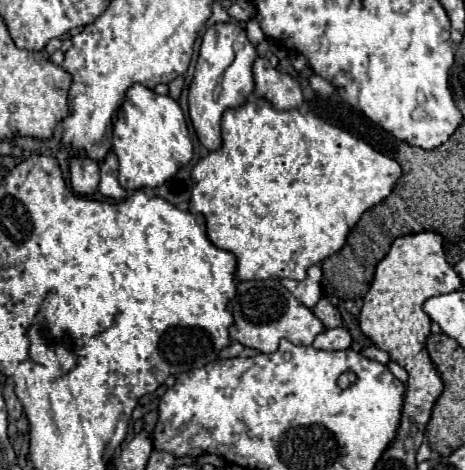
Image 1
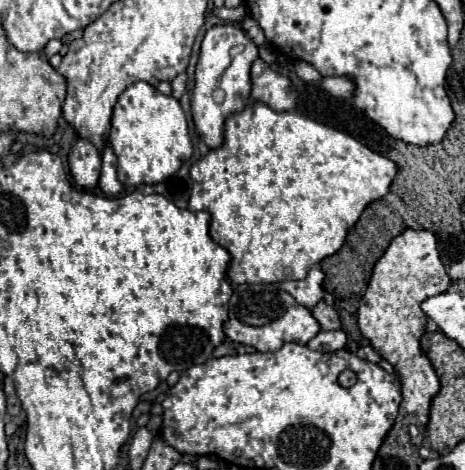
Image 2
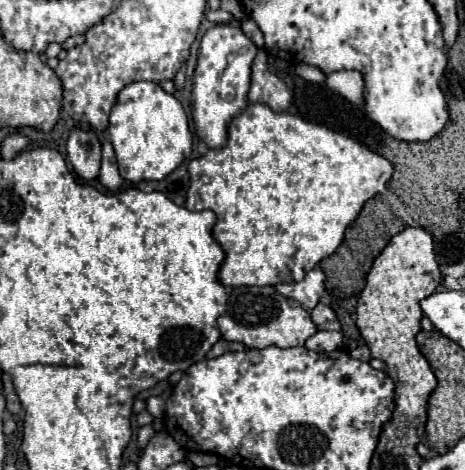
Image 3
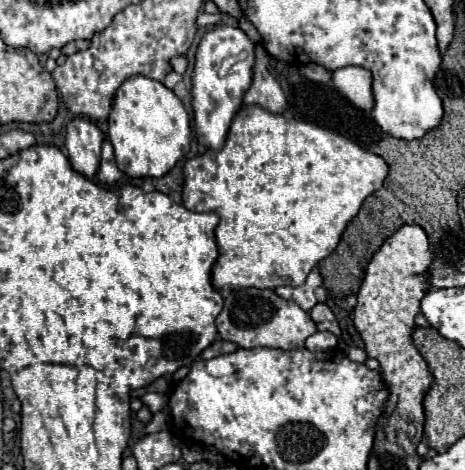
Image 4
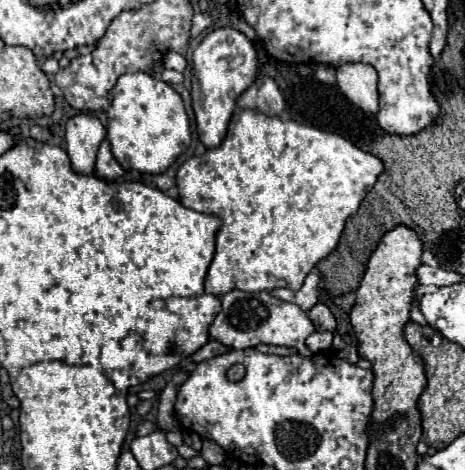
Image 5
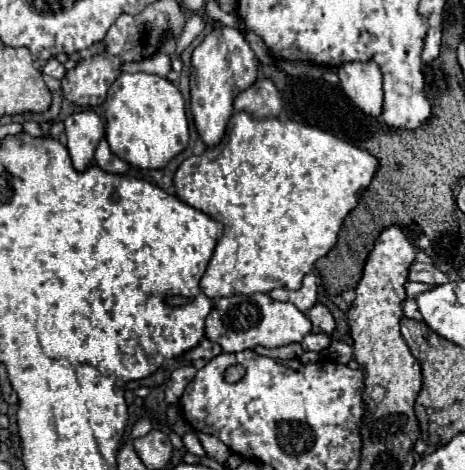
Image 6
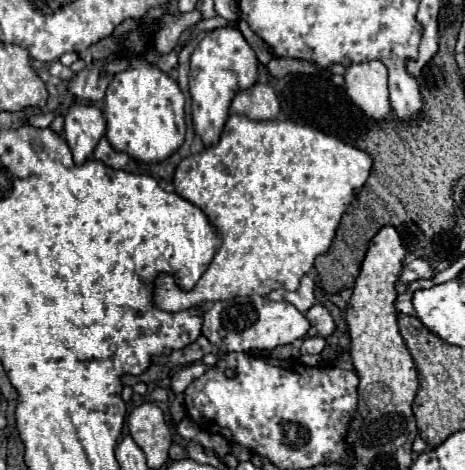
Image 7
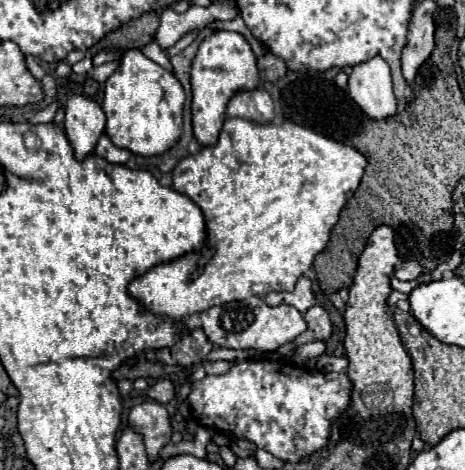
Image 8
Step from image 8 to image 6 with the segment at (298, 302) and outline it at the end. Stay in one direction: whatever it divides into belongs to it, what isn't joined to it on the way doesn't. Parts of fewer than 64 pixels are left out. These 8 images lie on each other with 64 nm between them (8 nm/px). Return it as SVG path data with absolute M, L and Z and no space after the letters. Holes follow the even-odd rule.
M306 274L300 290L288 290L288 288L276 288L270 292L274 300L280 302L292 302L300 312L308 312L316 304L316 274Z

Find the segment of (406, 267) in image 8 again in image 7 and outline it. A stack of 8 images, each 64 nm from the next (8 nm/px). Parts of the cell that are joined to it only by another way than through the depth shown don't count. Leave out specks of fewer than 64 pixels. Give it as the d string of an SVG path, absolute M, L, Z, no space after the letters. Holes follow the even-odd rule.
M426 260L406 262L402 276L400 276L400 280L406 282L406 284L414 282L414 280L432 280L432 278L434 278L434 270L430 268L430 264Z

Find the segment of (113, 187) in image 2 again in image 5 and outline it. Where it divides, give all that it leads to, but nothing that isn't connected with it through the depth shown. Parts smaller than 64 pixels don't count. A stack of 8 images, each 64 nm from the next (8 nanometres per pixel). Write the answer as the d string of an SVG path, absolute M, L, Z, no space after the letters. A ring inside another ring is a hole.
M104 140L100 144L100 152L98 152L98 160L96 160L96 174L102 180L114 180L114 178L120 178L124 174L122 166L114 160L114 156L110 152L108 140Z

